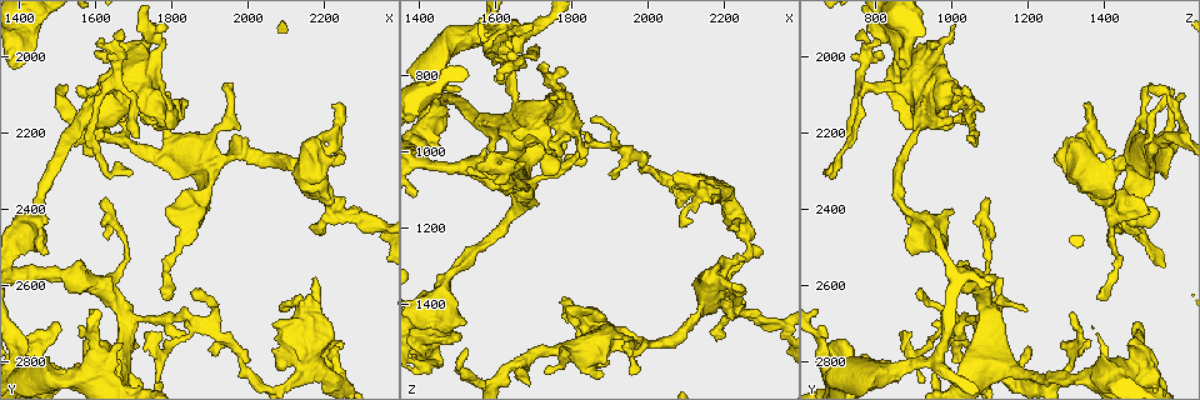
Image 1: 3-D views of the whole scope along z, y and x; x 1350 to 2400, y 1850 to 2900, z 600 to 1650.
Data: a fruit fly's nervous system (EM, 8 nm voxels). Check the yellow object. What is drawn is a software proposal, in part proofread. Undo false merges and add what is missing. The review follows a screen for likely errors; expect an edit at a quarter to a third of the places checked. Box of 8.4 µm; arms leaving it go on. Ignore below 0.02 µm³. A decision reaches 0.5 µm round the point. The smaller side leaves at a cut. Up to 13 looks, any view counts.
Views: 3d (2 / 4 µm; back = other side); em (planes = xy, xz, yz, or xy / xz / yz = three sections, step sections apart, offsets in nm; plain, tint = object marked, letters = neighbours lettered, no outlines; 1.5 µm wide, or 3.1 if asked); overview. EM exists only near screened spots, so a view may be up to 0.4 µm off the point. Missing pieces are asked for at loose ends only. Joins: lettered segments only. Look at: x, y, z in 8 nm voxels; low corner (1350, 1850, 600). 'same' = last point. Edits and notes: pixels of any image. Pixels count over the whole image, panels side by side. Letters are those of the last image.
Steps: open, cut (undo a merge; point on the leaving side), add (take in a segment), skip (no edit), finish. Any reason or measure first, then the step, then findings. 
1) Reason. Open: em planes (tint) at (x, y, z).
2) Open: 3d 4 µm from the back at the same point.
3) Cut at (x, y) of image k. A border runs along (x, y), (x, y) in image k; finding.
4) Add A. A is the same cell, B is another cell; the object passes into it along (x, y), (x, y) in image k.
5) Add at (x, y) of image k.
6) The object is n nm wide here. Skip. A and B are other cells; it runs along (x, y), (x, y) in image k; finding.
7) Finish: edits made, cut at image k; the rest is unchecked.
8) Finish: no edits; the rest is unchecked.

Free end. Open: em planes (tint) at (1995, 2215, 1515).

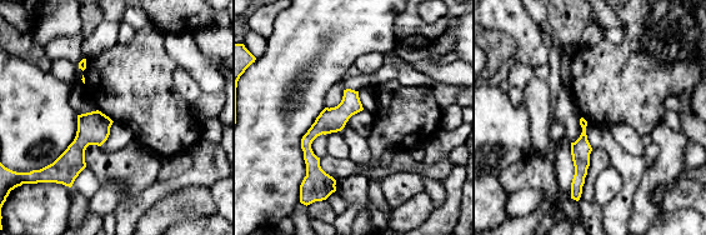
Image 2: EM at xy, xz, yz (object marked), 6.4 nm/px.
Open: em planes (letters) at the same point.

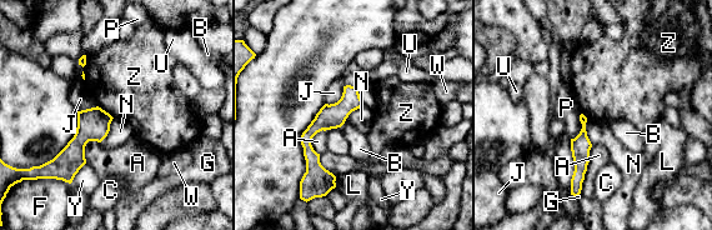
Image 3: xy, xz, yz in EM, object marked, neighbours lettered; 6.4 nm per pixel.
Skip. A, B, C, F, G, J, L, N, P, U, W, Y and Z are other cells; a border runs along (98, 105), (113, 118) in image 3; no lettered segment goes on from it.

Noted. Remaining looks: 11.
Thick end. Open: em xy step 8 (tint) at (2250, 2260, 1280).

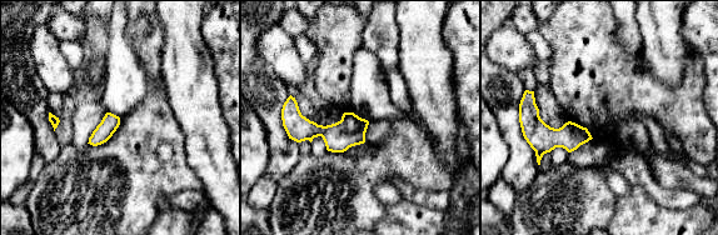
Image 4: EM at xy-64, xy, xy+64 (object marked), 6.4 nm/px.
Another direction. Open: em planes (letters) at the same point.

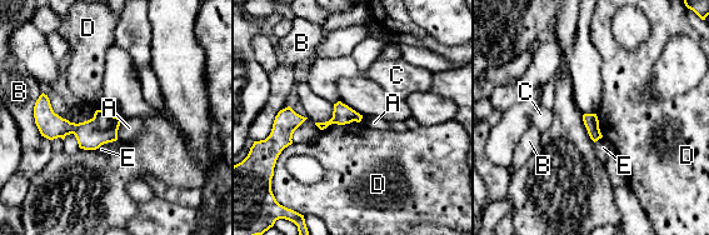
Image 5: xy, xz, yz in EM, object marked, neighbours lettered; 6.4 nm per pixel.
Skip. A, B, C, D and E are other cells; no lettered segment goes on from it.

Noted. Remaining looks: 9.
Free end. Open: em yz step 4 (letters) at (2175, 2575, 1125).

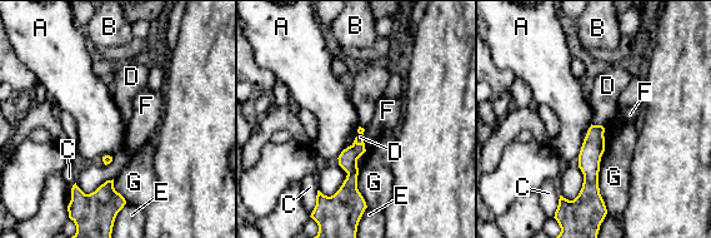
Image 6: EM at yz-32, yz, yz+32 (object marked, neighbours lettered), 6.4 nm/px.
Open: em planes (letters) at the same point.

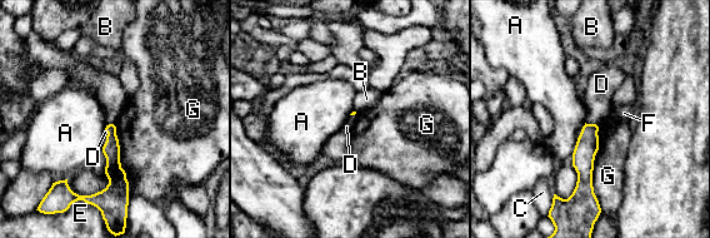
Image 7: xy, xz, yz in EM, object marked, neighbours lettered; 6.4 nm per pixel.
Skip. A, B, C, D, E, F and G are other cells; a border runs along (585, 122), (594, 123), (598, 127) in image 7; no lettered segment goes on from it.

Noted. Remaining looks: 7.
Three arms meet. Open: em planes (letters) at (1855, 2695, 980).

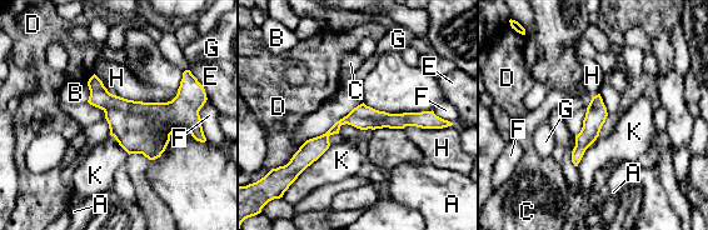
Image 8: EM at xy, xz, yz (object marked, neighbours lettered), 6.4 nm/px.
Skip. A, B, C, D, E, F, G, H and K are other cells; a border runs along (330, 144), (295, 179) in image 8; all the same neuron.

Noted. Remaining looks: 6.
An open end. Open: em planes (letters) at (1575, 2750, 730).

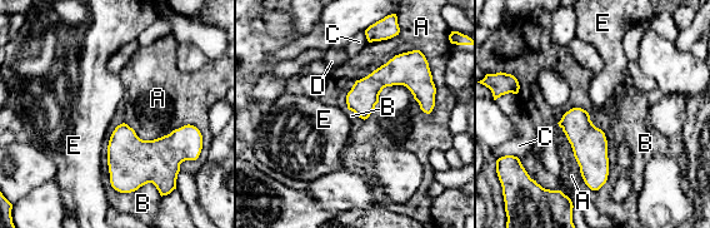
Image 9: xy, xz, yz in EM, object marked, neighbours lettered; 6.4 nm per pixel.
Skip. A, B, C, D and E are other cells; it runs along (349, 98), (405, 78), (429, 104) in image 9; no lettered segment goes on from it.

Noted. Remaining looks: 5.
Finish: no edits; the rest is unchecked.

